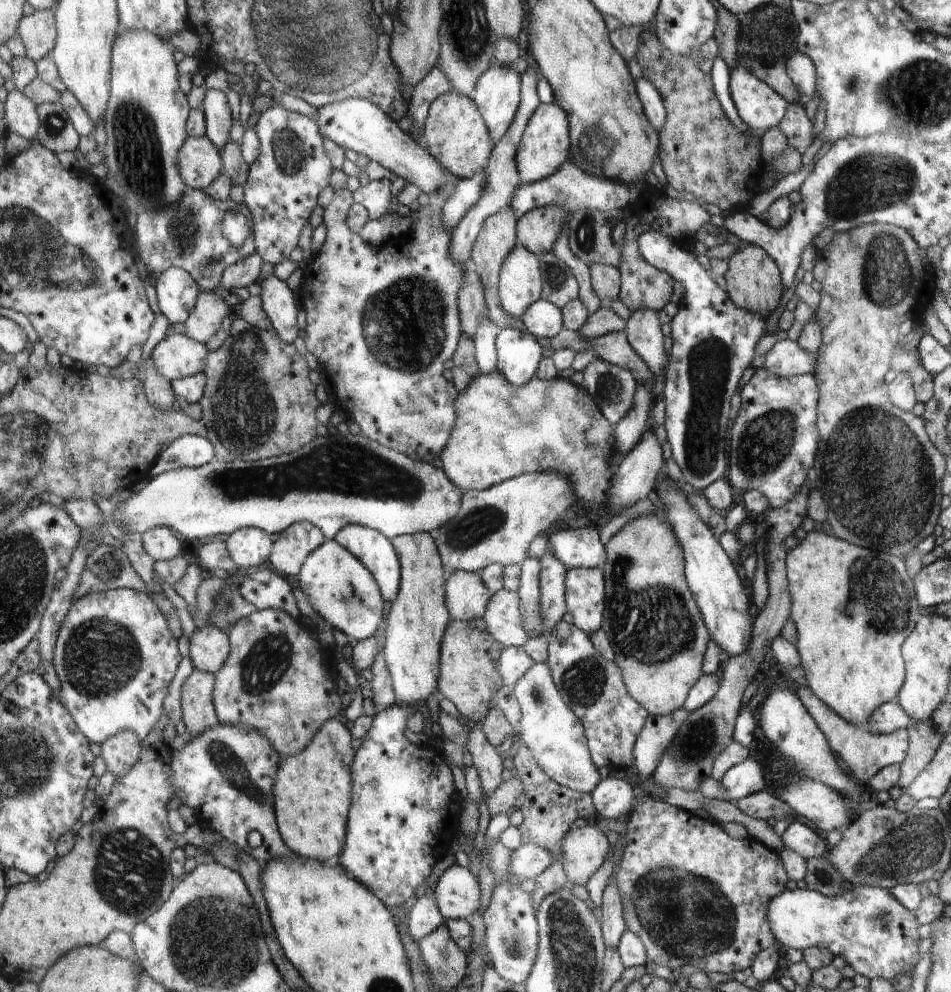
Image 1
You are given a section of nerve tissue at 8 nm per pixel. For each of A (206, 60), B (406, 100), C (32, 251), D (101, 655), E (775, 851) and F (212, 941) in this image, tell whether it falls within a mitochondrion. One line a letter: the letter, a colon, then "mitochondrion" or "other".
A: other
B: other
C: mitochondrion
D: mitochondrion
E: other
F: mitochondrion

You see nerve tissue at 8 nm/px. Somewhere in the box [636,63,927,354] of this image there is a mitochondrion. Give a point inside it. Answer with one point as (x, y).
(870, 182)

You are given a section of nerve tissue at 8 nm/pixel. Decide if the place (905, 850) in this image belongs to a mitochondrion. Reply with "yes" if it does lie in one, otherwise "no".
yes

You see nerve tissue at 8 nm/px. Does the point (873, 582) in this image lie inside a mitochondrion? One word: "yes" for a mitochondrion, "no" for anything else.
yes

